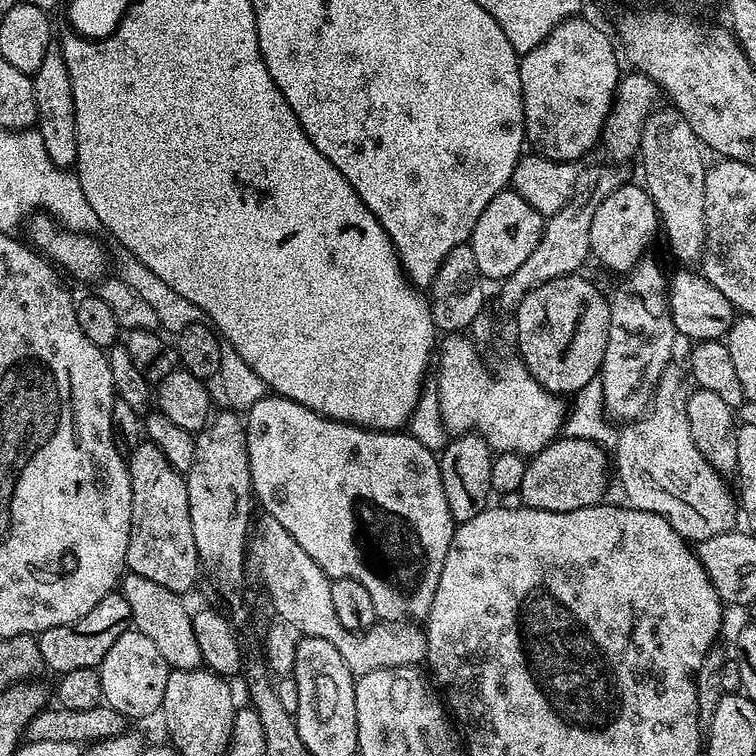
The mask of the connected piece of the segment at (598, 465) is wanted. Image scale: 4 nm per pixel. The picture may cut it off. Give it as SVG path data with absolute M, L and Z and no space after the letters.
M561 435L528 460L519 490L523 507L569 512L599 504L605 499L608 472L610 476L610 456L603 447L594 441Z

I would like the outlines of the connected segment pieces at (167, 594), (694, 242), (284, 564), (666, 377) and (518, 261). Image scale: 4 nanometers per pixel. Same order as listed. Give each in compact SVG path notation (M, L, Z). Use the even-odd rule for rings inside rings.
M125 571L118 590L130 605L131 627L154 642L162 658L166 658L169 669L190 670L203 665L202 650L198 650L198 641L194 638L192 612L184 605L185 597L181 593L166 590L166 586L158 586L158 582L150 582L150 578L142 578L142 574L130 571Z
M657 107L648 115L640 135L638 161L644 167L642 187L650 194L656 207L662 236L668 239L668 248L681 260L681 265L692 266L704 254L706 238L706 163L705 149L694 134L690 122L682 118L676 108Z
M265 515L260 525L255 525L254 535L249 539L246 549L246 568L249 573L260 576L260 584L267 596L274 600L279 619L296 626L301 637L313 636L326 638L346 662L346 666L357 677L370 674L370 670L382 670L394 666L411 668L419 665L428 655L428 640L424 637L424 628L409 626L407 623L389 624L377 622L365 632L351 632L338 622L334 614L334 602L330 599L332 581L294 542L282 525L273 516ZM420 660L420 661L419 661Z
M673 362L662 370L662 378L658 378L656 392L647 412L638 419L625 423L619 429L619 436L614 447L614 472L620 475L620 484L624 487L624 496L631 507L646 510L666 518L674 530L689 542L699 542L706 538L714 538L714 534L731 532L737 527L738 500L728 489L729 481L702 458L702 450L694 446L694 438L690 438L690 422L686 414L690 376L685 365Z
M505 190L490 198L490 206L486 206L478 222L474 222L470 237L475 261L478 262L482 276L489 281L501 282L514 274L542 238L545 221L545 217L540 216L538 210L534 210L534 206L530 206L530 202L526 202L526 198L516 192Z

